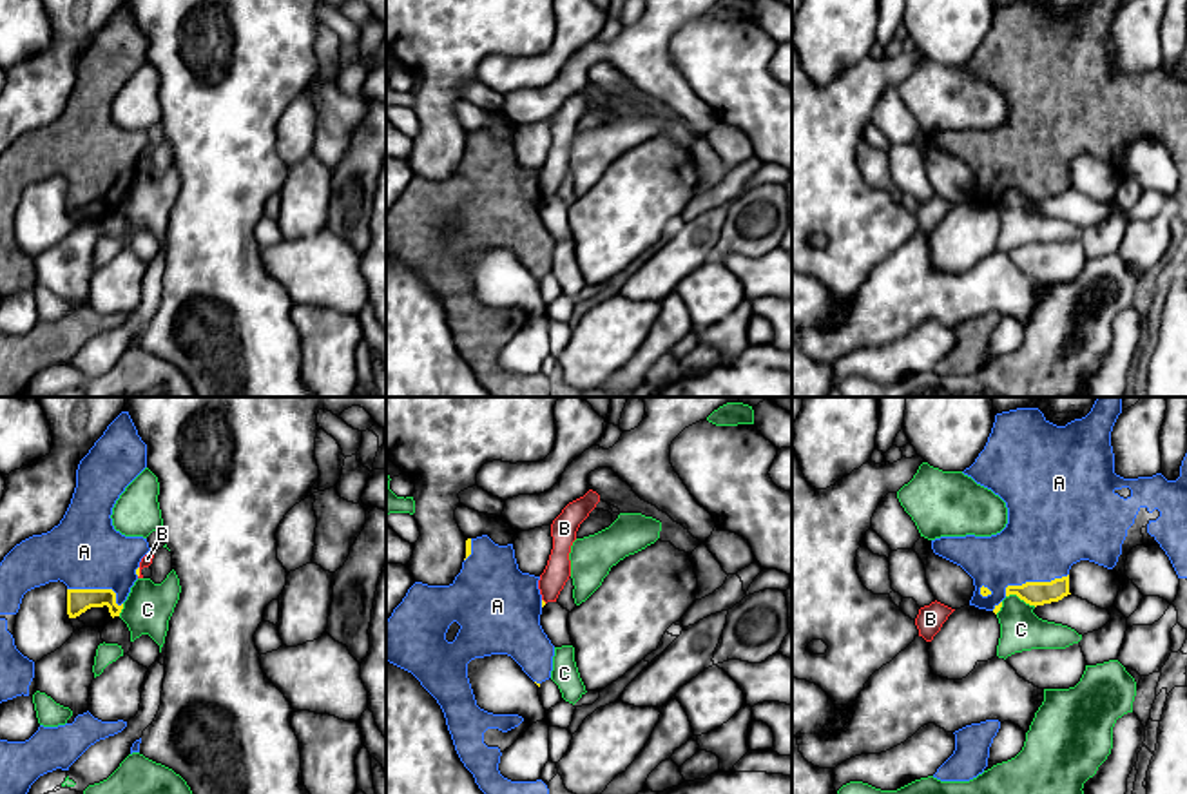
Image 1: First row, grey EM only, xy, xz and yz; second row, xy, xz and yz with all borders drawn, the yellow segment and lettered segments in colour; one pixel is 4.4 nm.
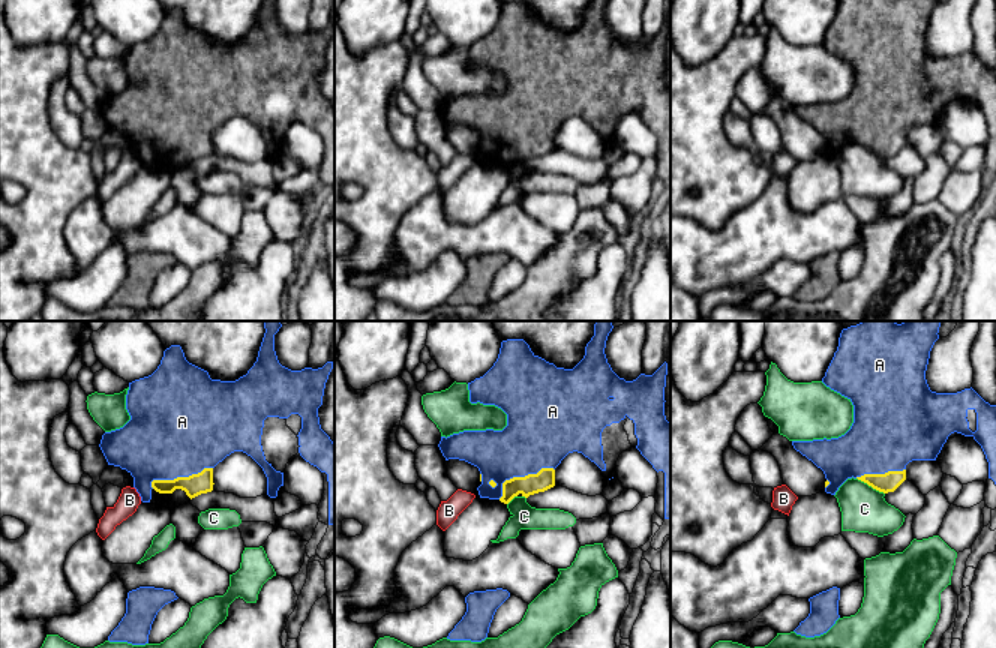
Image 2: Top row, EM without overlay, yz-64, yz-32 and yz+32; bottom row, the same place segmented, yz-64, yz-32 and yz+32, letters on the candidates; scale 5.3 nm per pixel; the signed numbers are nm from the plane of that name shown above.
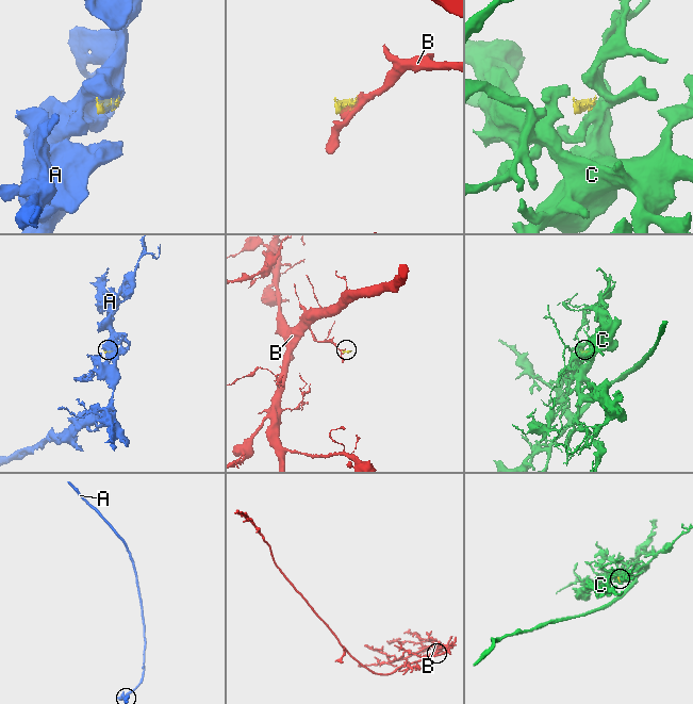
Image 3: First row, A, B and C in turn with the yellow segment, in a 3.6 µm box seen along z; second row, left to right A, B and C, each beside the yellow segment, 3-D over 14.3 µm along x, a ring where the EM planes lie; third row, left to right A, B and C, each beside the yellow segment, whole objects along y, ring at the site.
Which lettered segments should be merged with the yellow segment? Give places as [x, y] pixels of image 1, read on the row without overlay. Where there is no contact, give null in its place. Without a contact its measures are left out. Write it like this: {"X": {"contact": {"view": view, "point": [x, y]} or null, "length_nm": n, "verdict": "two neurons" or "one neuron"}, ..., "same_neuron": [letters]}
{"A": {"contact": {"view": "yz", "point": [1033, 176]}, "length_nm": 300, "verdict": "one neuron"}, "B": {"contact": {"view": "xy", "point": [138, 167]}, "length_nm": 50, "verdict": "two neurons"}, "C": {"contact": {"view": "yz", "point": [1021, 193]}, "length_nm": 140, "verdict": "two neurons"}, "same_neuron": ["A"]}

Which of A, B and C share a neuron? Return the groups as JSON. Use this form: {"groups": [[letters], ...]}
{"groups": [["A"], ["B"], ["C"]]}

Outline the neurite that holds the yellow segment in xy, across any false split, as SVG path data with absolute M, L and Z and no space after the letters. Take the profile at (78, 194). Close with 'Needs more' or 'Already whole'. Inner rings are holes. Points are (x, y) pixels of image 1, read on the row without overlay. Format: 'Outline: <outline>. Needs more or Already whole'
Outline: M121 5L94 36L76 63L71 98L51 125L16 138L0 156L0 297L29 290L34 256L14 239L14 218L27 185L49 176L67 179L67 208L85 221L103 221L120 210L130 181L140 170L140 156L150 145L147 132L125 131L112 120L112 102L125 82L147 62L147 38L129 9Z. Needs more

